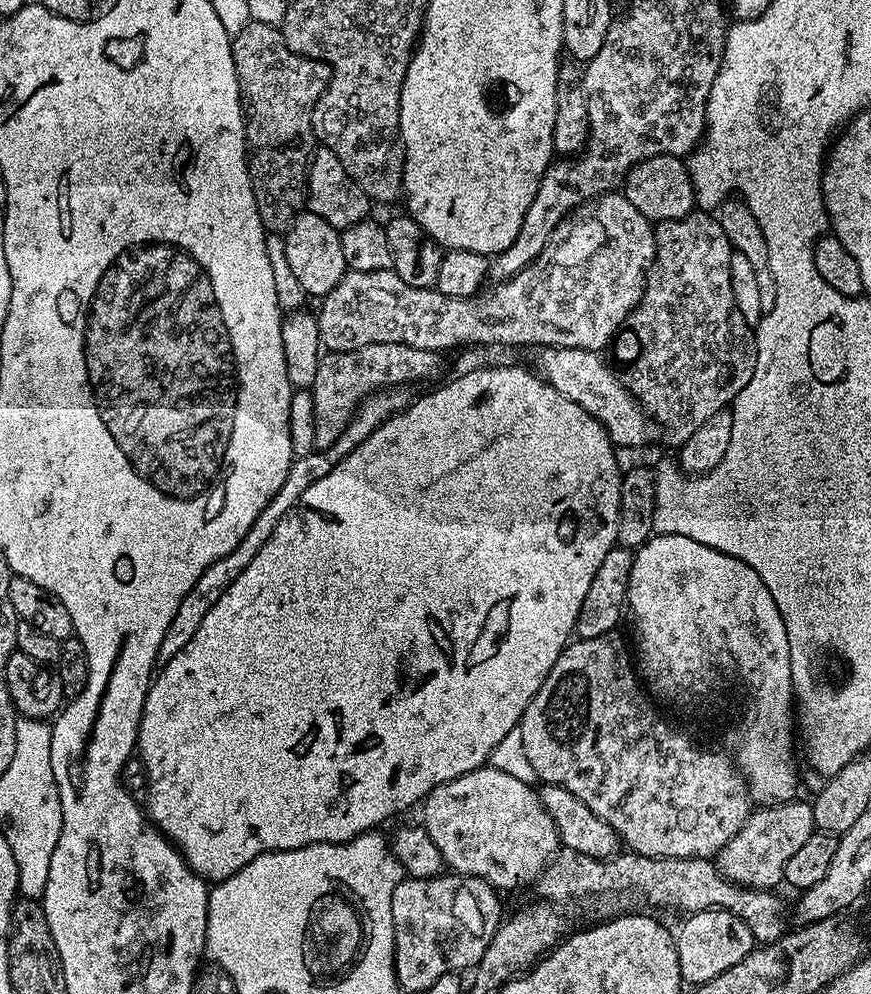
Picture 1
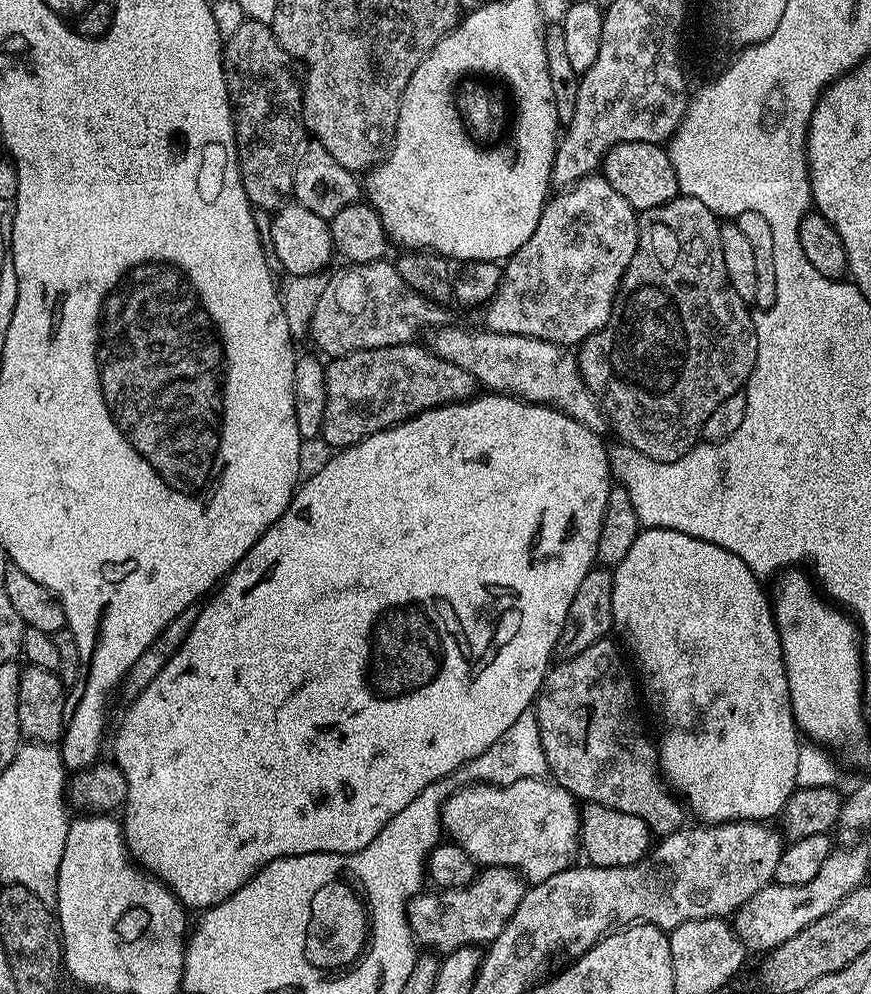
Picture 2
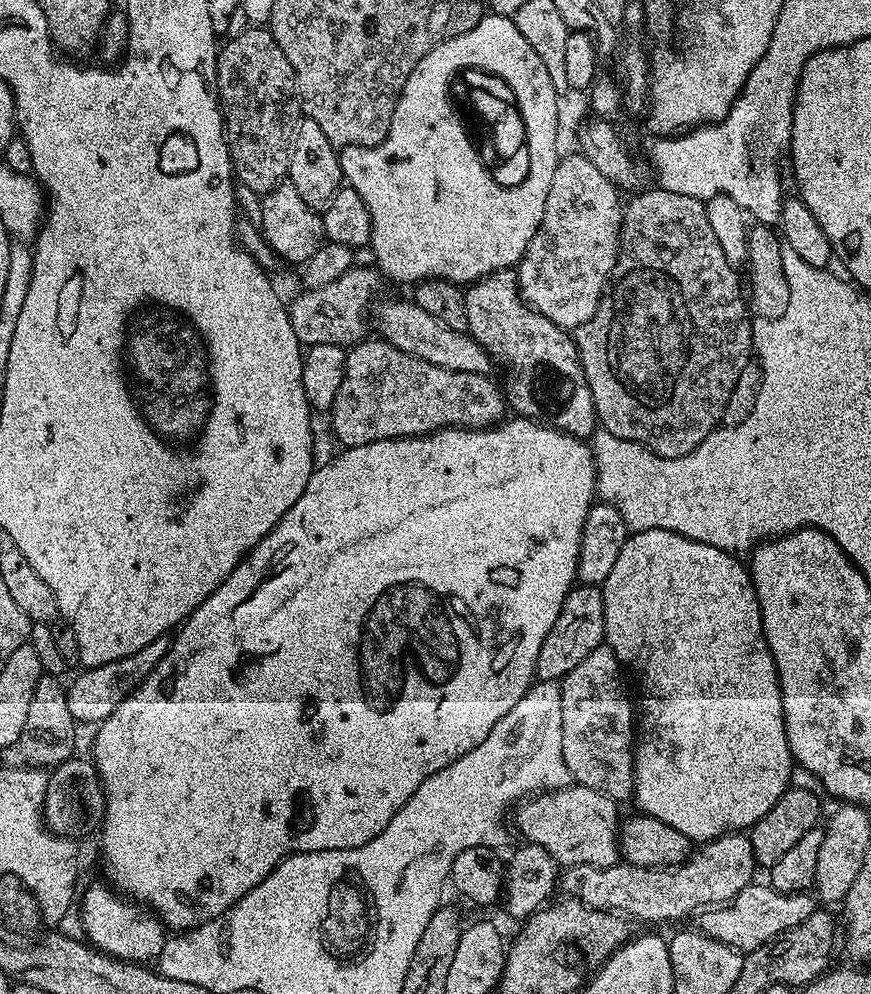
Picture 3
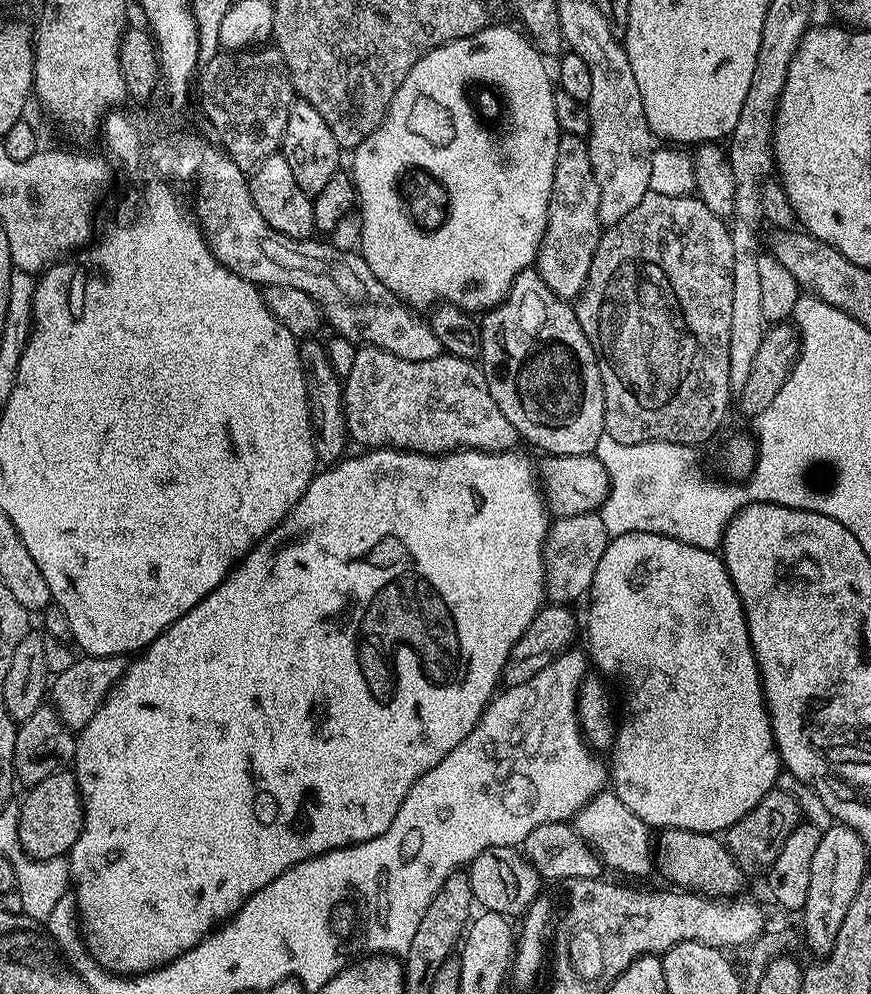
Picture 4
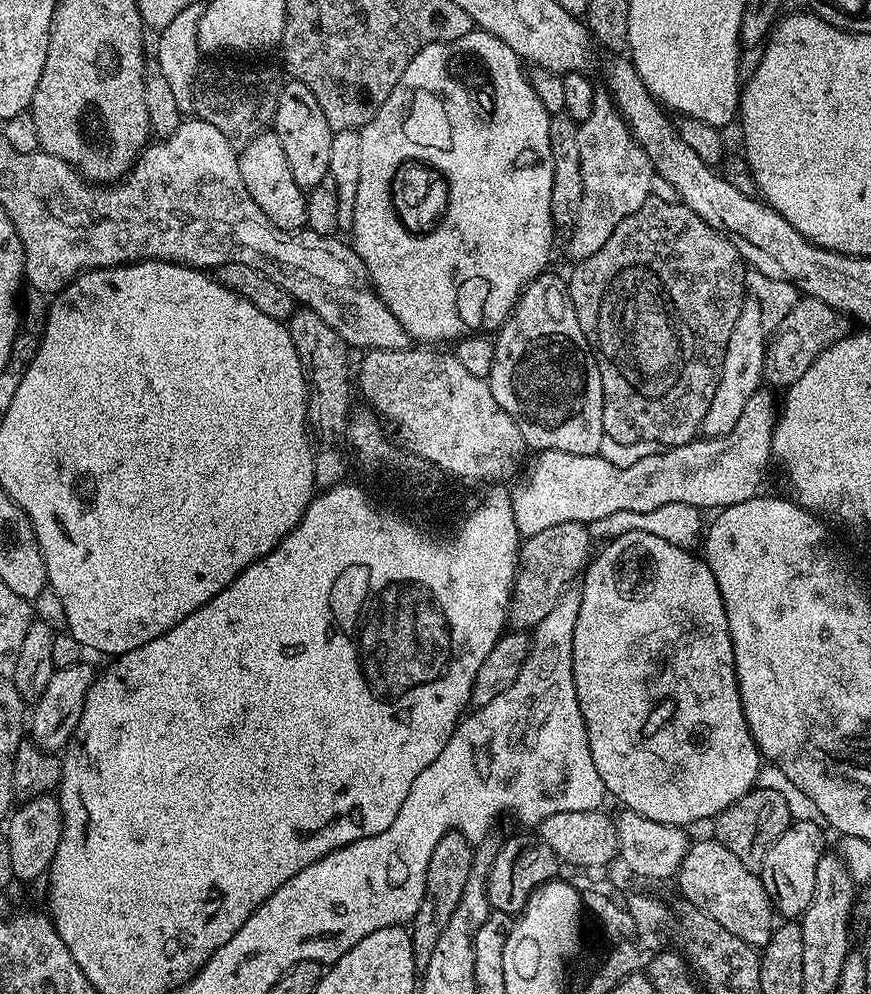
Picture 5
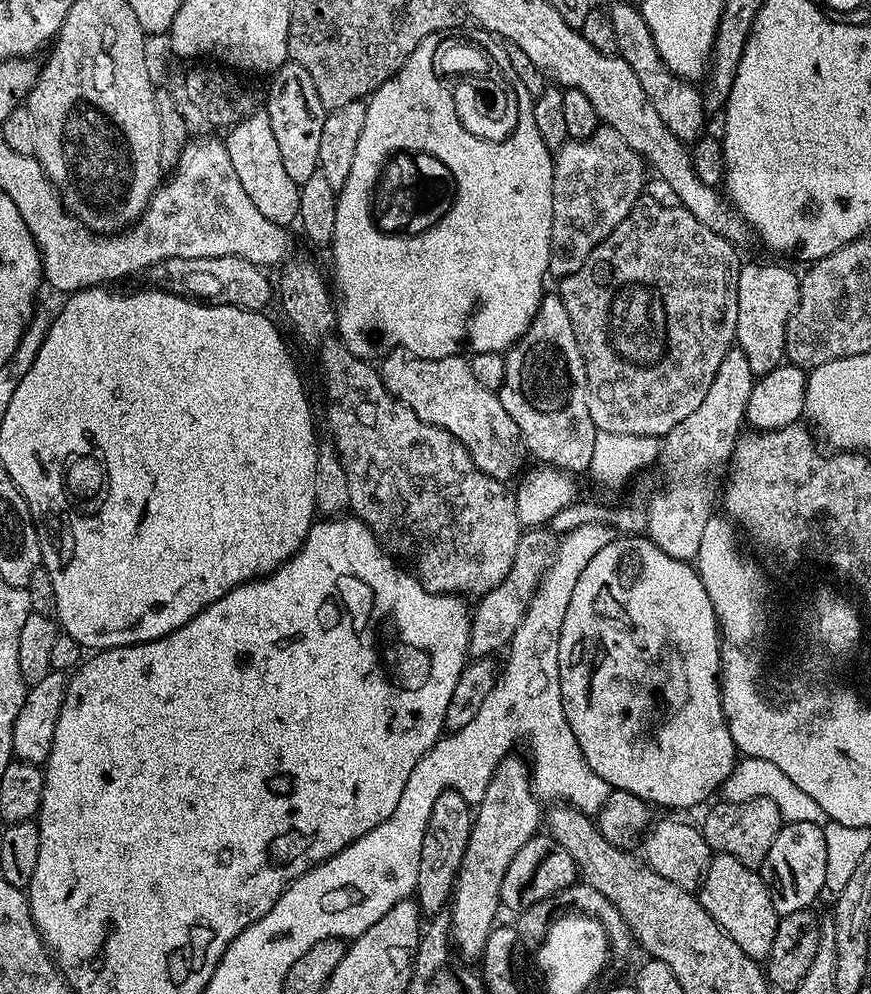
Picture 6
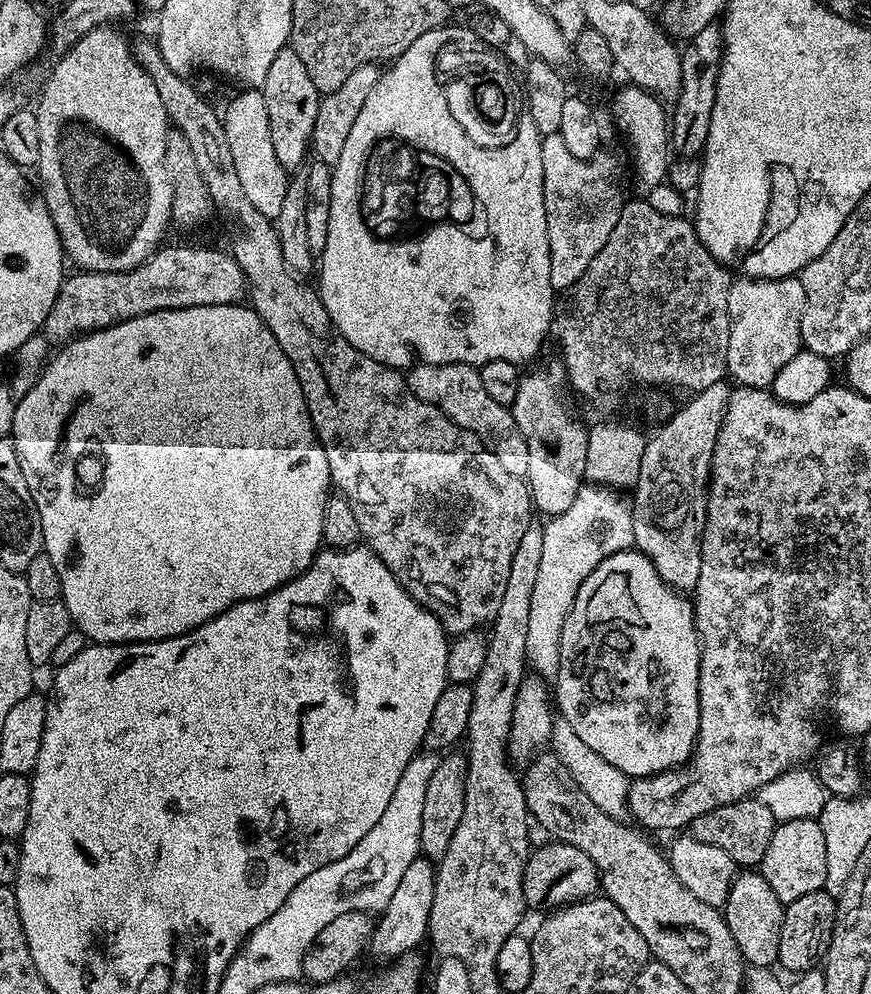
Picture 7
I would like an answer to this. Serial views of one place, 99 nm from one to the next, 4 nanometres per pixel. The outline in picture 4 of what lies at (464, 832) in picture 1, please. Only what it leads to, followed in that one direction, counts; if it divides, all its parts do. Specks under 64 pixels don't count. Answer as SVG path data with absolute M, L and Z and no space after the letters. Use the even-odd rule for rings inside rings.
M611 790L599 792L590 802L586 802L586 806L574 817L574 827L576 835L600 857L605 865L608 864L612 868L617 868L624 876L648 876L654 872L654 836L648 825L642 822L642 818L638 818L638 814L634 814L630 810L630 806L623 804L616 793Z

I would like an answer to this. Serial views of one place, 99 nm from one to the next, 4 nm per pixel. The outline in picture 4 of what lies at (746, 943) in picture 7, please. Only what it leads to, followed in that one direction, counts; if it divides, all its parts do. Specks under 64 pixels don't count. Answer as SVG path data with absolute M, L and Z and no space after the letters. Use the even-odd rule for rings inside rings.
M665 828L663 831L659 833L655 837L654 840L654 868L657 873L661 872L662 875L665 876L666 879L669 880L669 885L675 886L680 890L687 890L690 892L698 892L709 898L731 898L737 893L741 891L740 888L744 884L744 880L746 880L745 873L741 872L740 867L736 865L736 860L732 857L731 854L728 853L728 845L725 843L723 839L719 835L713 834L711 832L691 832L690 830L686 830L685 828Z

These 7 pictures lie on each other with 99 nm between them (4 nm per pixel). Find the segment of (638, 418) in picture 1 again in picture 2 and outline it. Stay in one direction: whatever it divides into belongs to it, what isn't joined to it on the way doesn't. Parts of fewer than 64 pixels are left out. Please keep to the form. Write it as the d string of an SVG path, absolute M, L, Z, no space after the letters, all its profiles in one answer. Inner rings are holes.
M441 326L431 333L430 350L446 362L466 370L476 379L477 385L484 384L489 393L505 396L519 396L529 404L547 404L557 408L562 414L582 422L592 432L604 434L610 425L600 408L596 396L586 386L580 373L580 362L575 351L563 344L546 342L522 334L505 332L470 332L466 328Z

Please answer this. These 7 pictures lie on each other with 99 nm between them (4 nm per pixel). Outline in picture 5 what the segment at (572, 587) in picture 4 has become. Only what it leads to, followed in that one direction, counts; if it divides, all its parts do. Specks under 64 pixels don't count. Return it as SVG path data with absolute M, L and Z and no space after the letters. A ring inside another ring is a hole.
M558 522L558 526L549 526L548 529L542 530L542 534L527 537L520 546L520 562L512 585L507 623L516 630L535 629L536 625L542 622L542 618L546 618L546 614L550 614L550 610L558 606L558 598L562 598L566 589L573 587L581 573L587 569L594 552L592 544L594 545L594 538L588 532L588 525L578 522Z

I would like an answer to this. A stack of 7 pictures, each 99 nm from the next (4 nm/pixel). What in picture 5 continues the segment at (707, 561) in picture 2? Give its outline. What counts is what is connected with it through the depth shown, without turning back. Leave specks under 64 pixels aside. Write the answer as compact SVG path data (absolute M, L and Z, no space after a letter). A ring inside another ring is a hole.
M627 532L609 539L604 548L595 553L582 576L578 622L574 622L574 650L572 651L572 669L574 670L574 690L586 722L586 734L590 742L590 754L594 758L594 770L602 778L605 793L624 803L629 812L637 812L654 822L689 826L699 820L711 821L726 806L738 802L746 793L757 787L762 757L755 738L750 734L748 723L742 710L738 694L736 667L734 666L734 646L730 642L730 626L726 622L726 606L714 582L714 574L699 555L689 549L679 548L666 538L658 538L645 532Z

